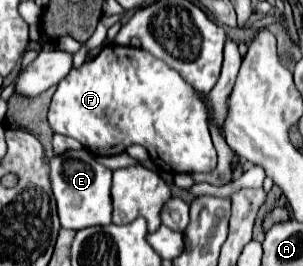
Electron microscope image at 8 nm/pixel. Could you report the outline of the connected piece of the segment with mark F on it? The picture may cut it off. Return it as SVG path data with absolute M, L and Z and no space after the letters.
M106 45L92 61L72 69L52 97L48 123L54 133L80 141L92 155L118 155L136 143L142 145L152 163L166 173L208 173L216 167L216 149L208 131L204 99L180 77L178 71L140 47Z

